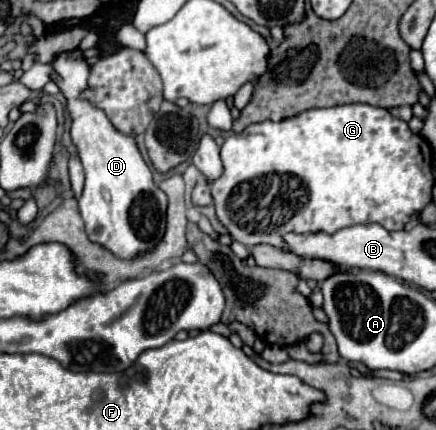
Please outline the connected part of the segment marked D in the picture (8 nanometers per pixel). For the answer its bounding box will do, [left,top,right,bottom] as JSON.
[52,50,168,260]

